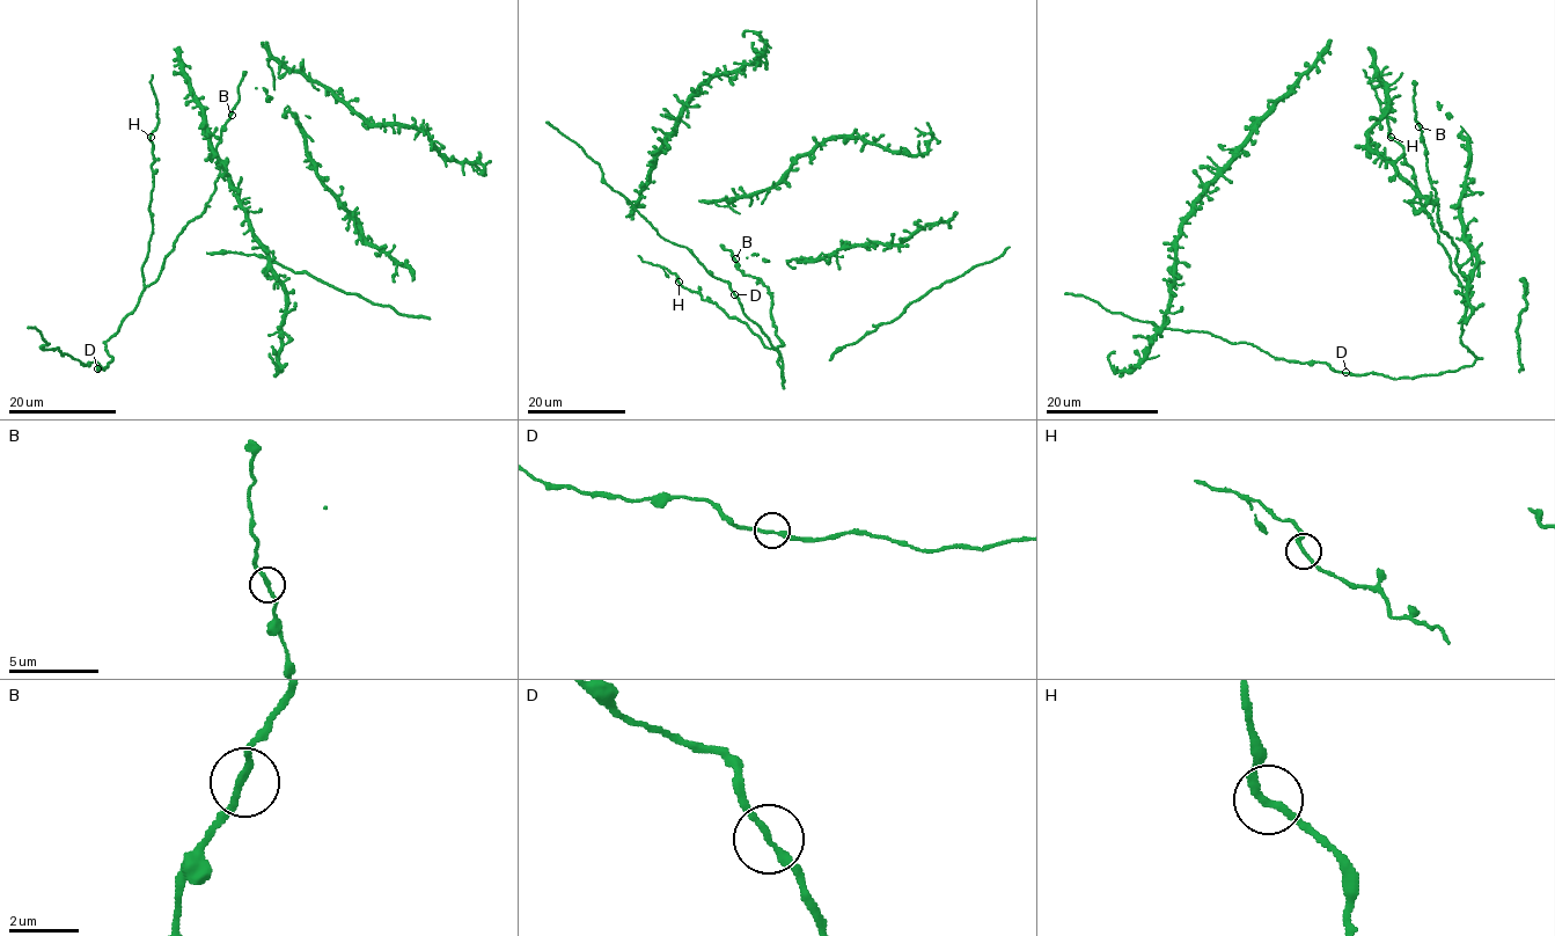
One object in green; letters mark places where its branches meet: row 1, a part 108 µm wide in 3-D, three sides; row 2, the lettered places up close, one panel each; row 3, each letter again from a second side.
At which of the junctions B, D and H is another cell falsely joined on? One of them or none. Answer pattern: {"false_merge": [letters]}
{"false_merge": []}

